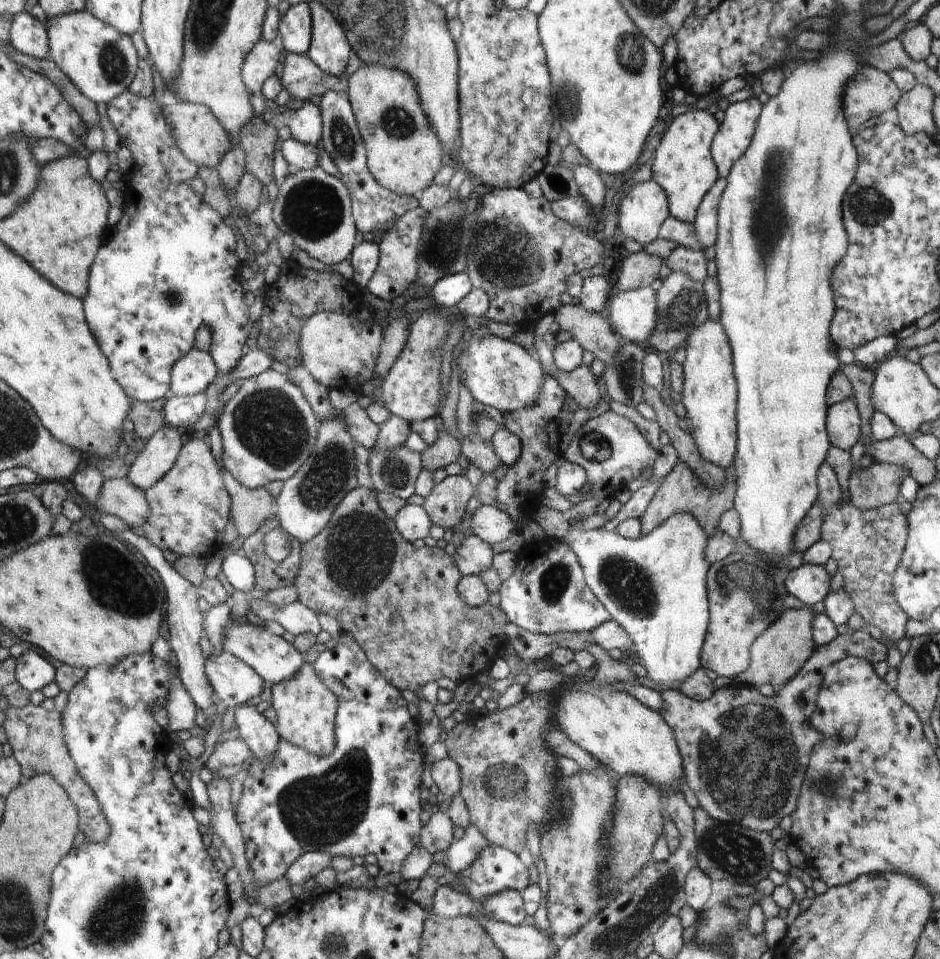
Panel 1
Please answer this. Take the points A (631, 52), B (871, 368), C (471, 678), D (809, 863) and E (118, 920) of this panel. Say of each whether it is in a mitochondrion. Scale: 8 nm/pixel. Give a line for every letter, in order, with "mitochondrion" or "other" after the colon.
A: mitochondrion
B: other
C: other
D: other
E: mitochondrion

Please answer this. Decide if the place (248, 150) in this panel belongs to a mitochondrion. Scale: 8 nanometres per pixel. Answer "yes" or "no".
no

